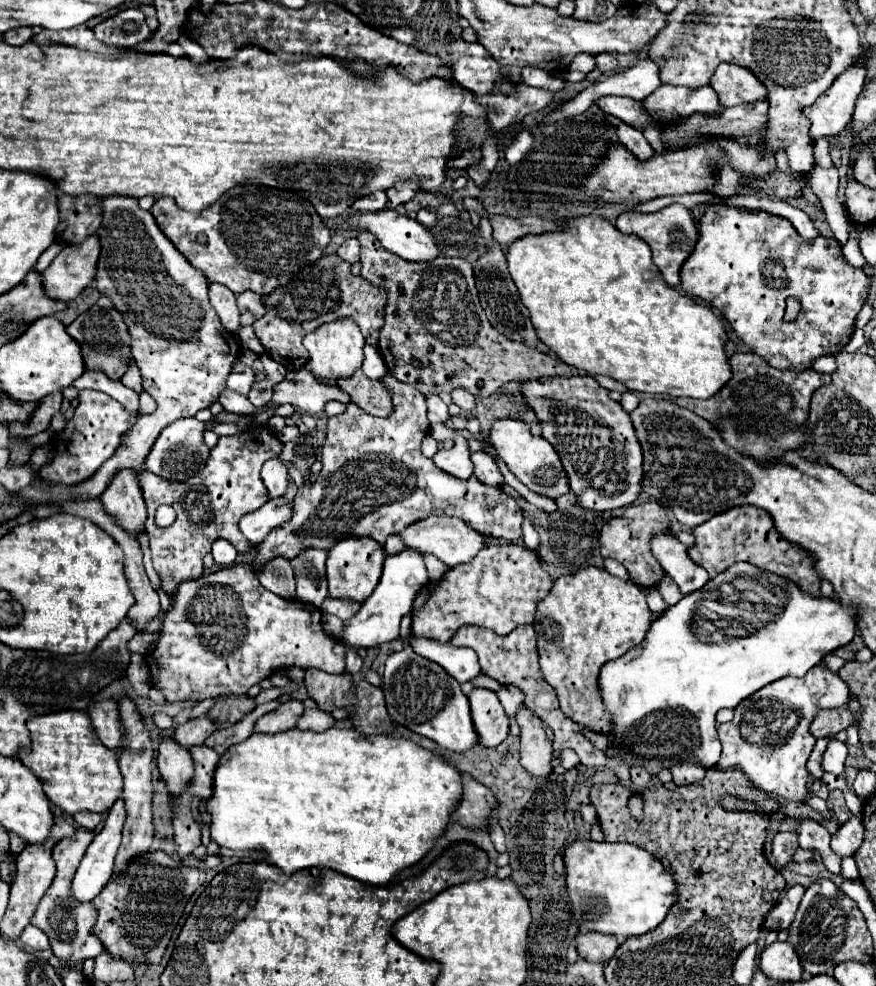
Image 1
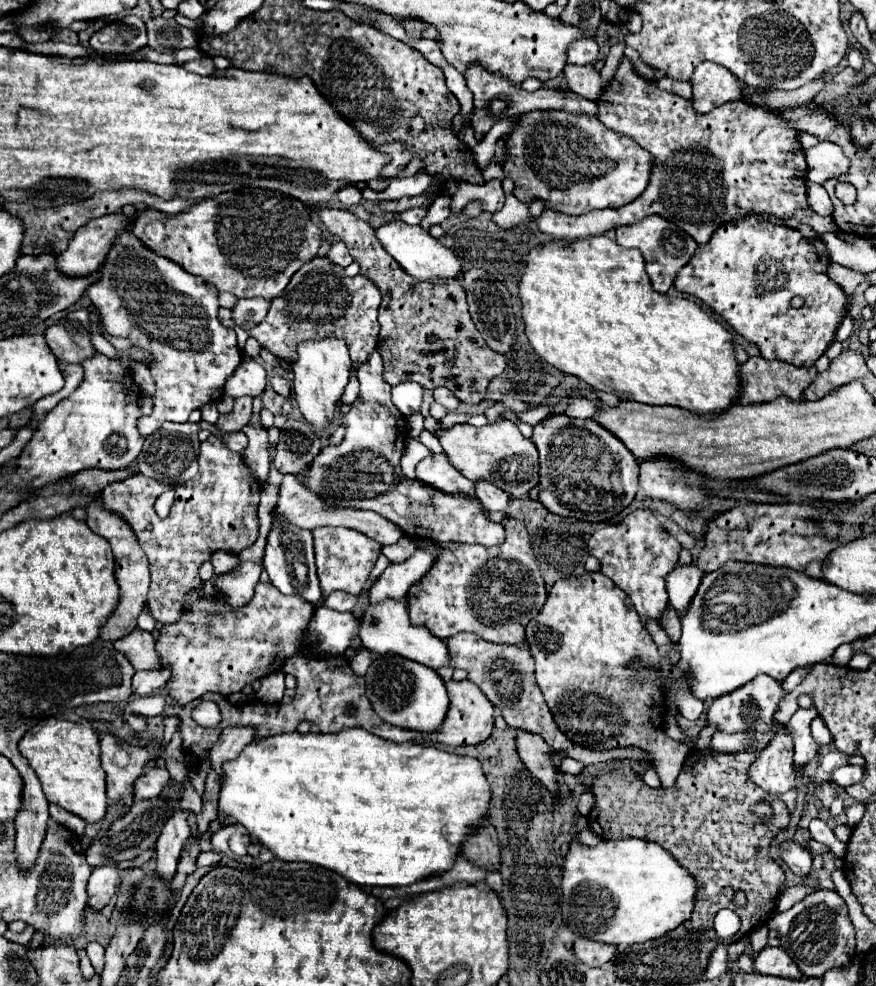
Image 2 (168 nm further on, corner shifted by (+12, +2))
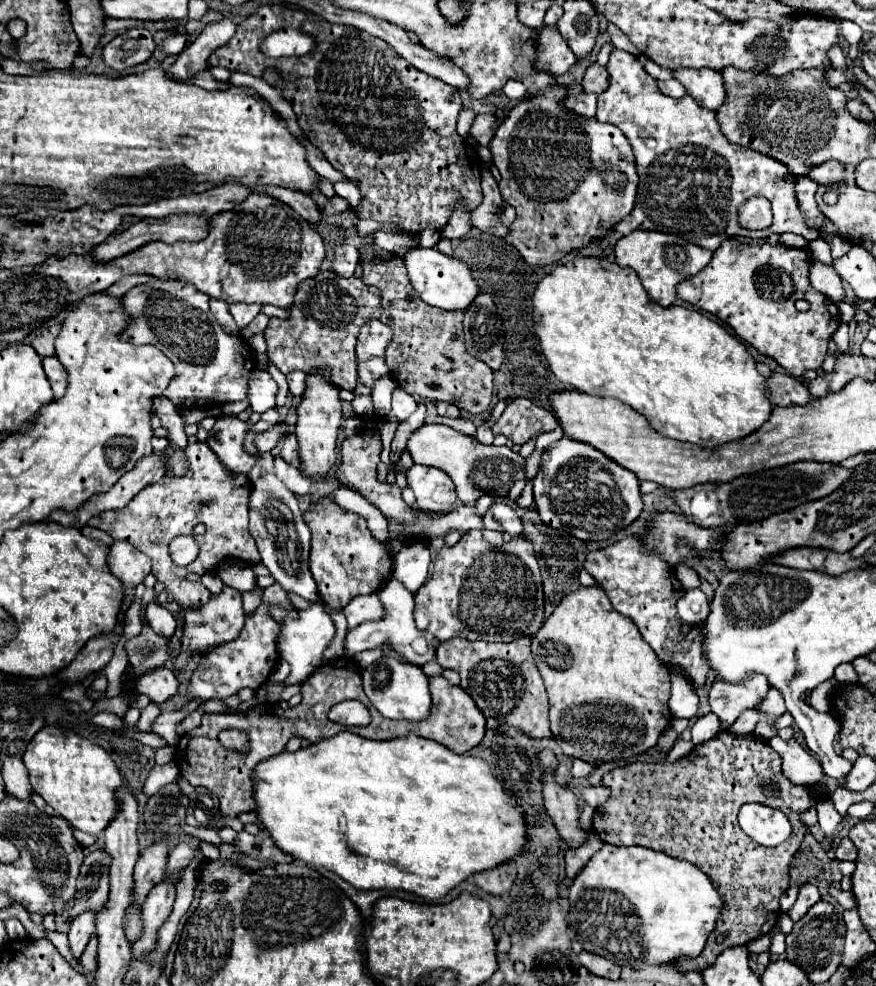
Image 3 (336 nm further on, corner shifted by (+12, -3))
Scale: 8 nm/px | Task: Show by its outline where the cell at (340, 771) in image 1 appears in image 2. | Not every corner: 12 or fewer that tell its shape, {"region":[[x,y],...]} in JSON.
{"region":[[368,730],[252,740],[218,814],[358,886],[448,870],[478,760]]}

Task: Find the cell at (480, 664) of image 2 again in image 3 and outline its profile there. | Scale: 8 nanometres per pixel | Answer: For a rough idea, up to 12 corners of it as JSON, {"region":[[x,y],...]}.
{"region":[[530,637],[438,645],[486,717],[552,737]]}

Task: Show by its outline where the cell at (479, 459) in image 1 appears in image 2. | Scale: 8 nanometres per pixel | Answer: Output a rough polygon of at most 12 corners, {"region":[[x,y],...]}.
{"region":[[476,480],[476,496],[490,512],[506,510],[506,492]]}

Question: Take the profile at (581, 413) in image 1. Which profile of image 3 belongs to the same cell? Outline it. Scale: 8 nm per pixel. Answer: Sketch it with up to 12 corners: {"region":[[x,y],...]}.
{"region":[[568,437],[544,451],[544,525],[610,539],[642,513],[636,475]]}

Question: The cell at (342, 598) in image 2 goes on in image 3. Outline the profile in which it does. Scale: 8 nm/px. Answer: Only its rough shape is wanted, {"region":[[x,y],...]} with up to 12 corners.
{"region":[[378,593],[358,595],[342,611],[350,629],[380,621]]}

